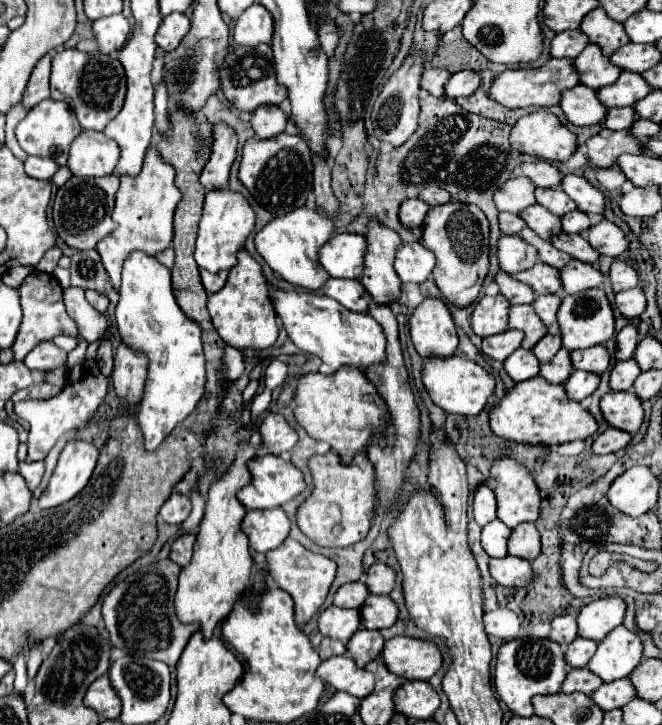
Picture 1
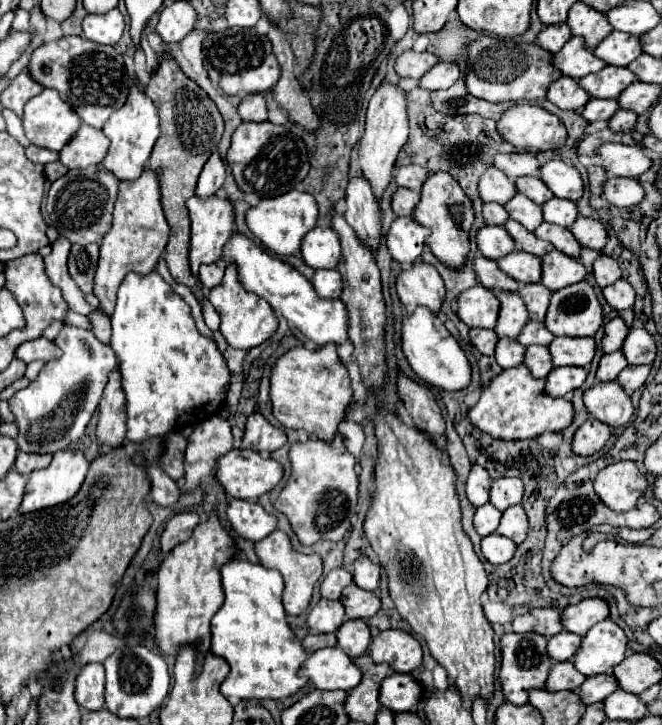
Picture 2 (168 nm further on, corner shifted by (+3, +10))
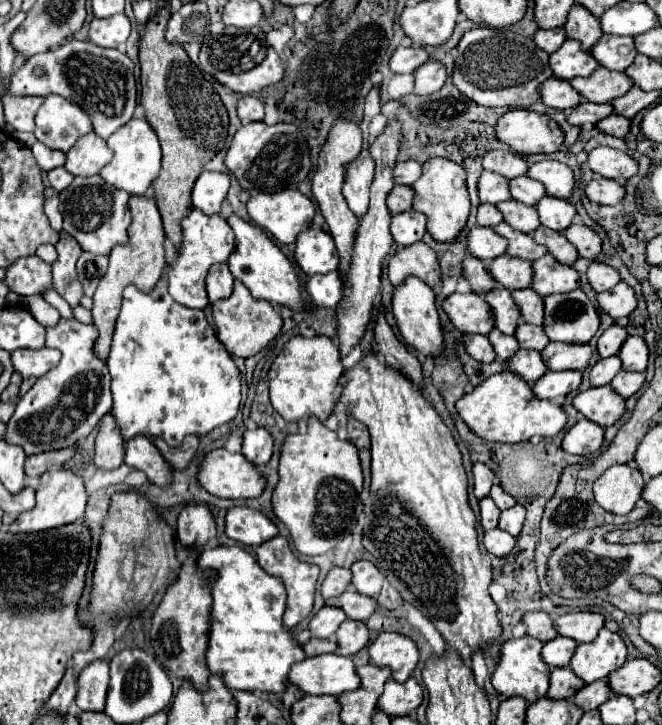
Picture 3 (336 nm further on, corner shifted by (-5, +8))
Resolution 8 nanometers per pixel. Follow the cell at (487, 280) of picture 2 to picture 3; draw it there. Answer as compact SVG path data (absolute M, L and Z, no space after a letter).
M467 255L463 259L463 275L469 279L477 295L485 295L487 291L493 291L497 287L497 281L489 275L485 263L481 259L475 259L473 255Z

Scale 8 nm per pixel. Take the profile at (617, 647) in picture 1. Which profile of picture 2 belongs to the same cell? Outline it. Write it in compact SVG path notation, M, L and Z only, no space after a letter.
M605 619L593 625L591 631L587 631L587 635L581 639L581 645L573 657L573 665L585 677L611 673L613 667L625 659L625 649L627 637L623 629Z

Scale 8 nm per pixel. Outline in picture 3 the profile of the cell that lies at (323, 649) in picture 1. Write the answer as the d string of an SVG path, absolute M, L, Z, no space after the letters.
M309 639L305 645L305 655L313 657L313 655L321 655L321 653L335 653L337 651L337 641L335 639Z

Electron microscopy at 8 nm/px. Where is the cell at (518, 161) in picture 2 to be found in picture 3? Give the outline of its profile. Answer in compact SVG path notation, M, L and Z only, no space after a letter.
M489 151L483 159L483 167L495 173L505 175L507 179L515 179L519 175L525 175L529 169L529 163L525 157L513 153L513 151Z

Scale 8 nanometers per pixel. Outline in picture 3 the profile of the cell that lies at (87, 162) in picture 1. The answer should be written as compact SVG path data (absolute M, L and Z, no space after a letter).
M91 131L89 135L77 139L77 143L69 149L65 169L73 175L89 177L99 173L111 159L113 159L113 151L97 133Z

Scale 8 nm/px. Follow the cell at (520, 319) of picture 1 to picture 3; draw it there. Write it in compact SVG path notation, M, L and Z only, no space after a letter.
M495 287L493 291L489 291L485 295L487 303L493 307L493 317L495 317L495 327L505 333L505 335L513 335L519 319L521 319L521 311L517 307L517 303L513 301L509 289L505 287Z

